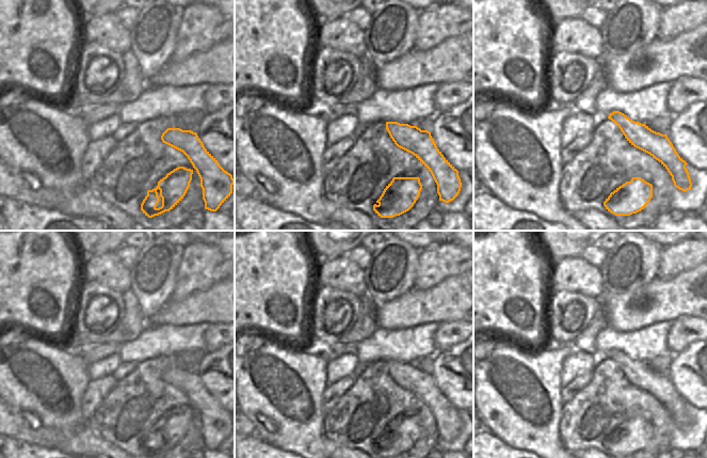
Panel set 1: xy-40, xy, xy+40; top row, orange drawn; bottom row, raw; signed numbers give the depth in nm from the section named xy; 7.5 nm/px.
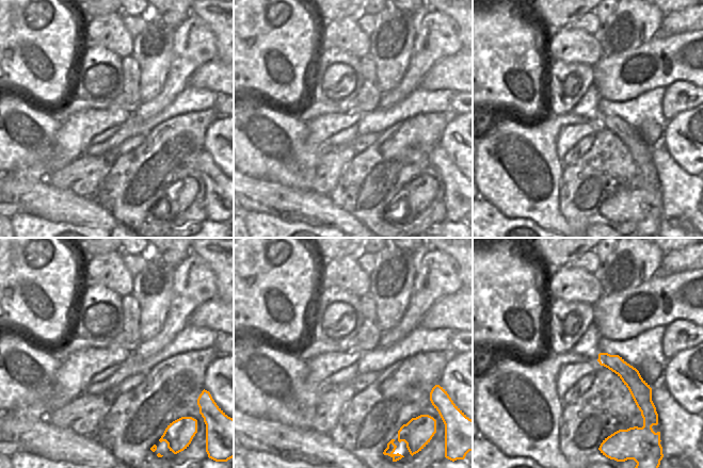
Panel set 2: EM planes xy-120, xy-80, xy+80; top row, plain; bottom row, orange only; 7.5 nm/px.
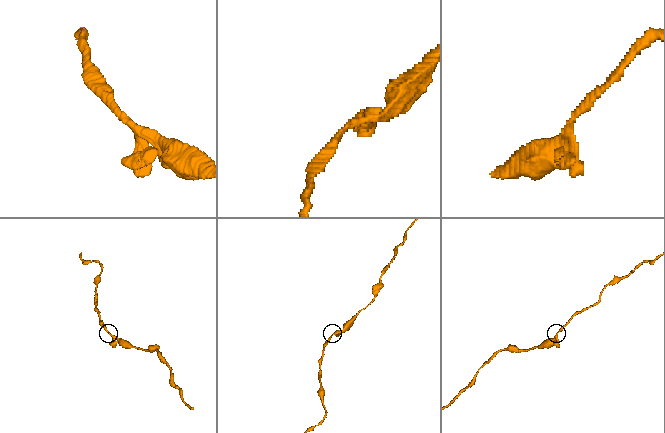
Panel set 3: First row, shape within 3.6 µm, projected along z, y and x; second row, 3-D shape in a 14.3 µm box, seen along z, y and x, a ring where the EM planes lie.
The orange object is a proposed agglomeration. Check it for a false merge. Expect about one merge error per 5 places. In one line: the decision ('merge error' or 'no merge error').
no merge error

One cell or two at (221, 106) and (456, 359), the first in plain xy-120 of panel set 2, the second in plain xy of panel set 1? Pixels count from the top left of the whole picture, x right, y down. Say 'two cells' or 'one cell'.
two cells

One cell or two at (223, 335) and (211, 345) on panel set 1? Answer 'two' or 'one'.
one

